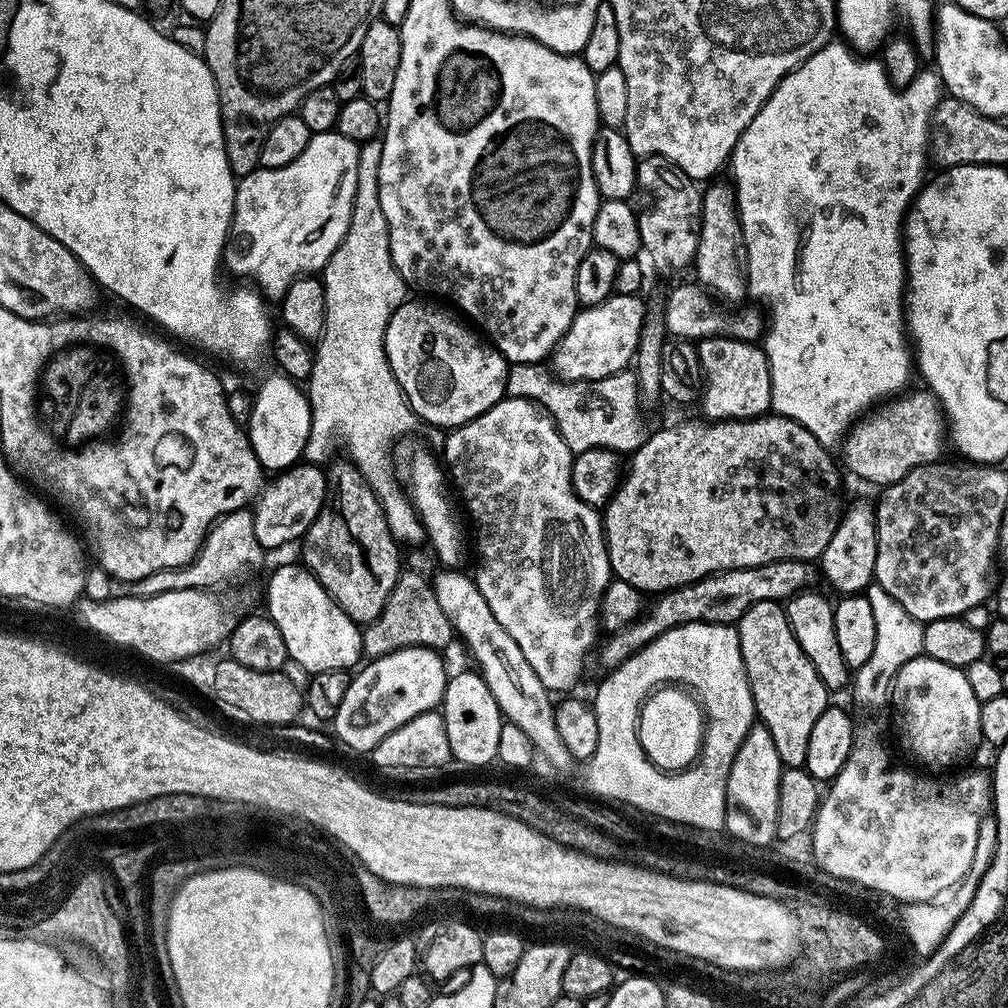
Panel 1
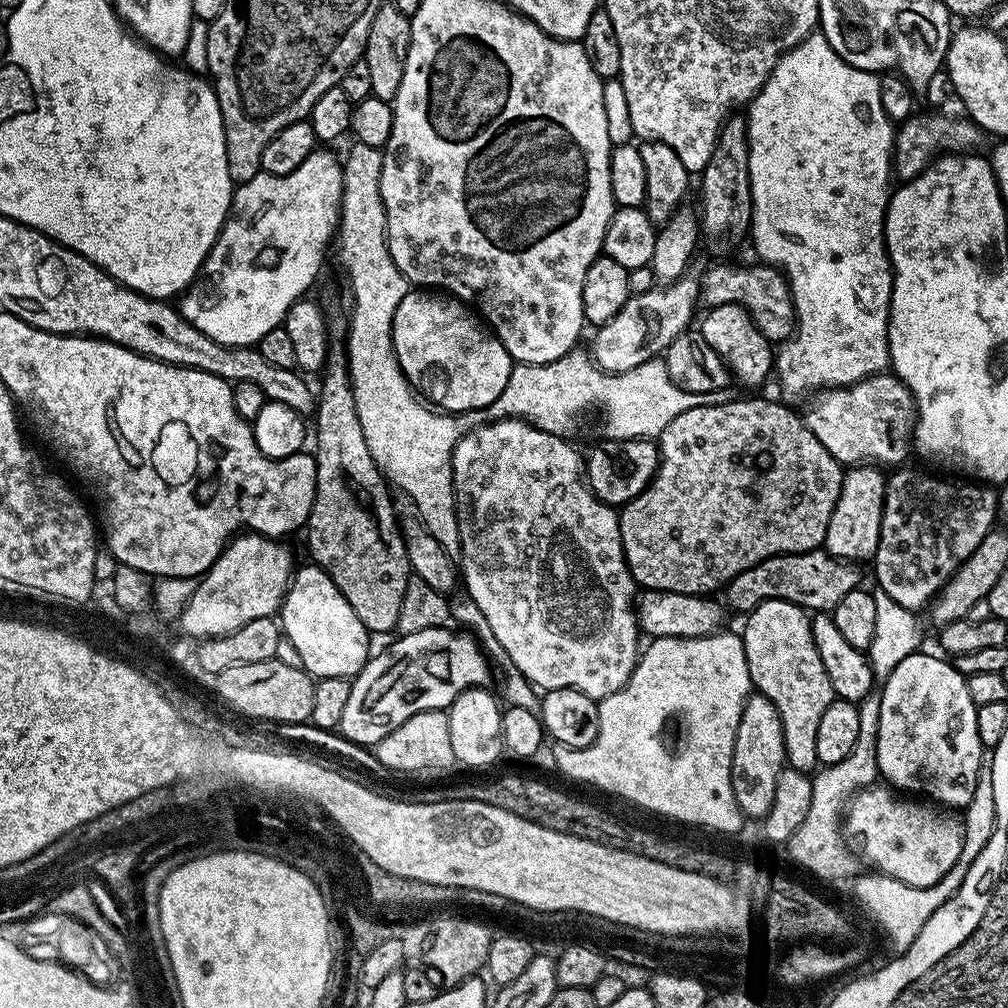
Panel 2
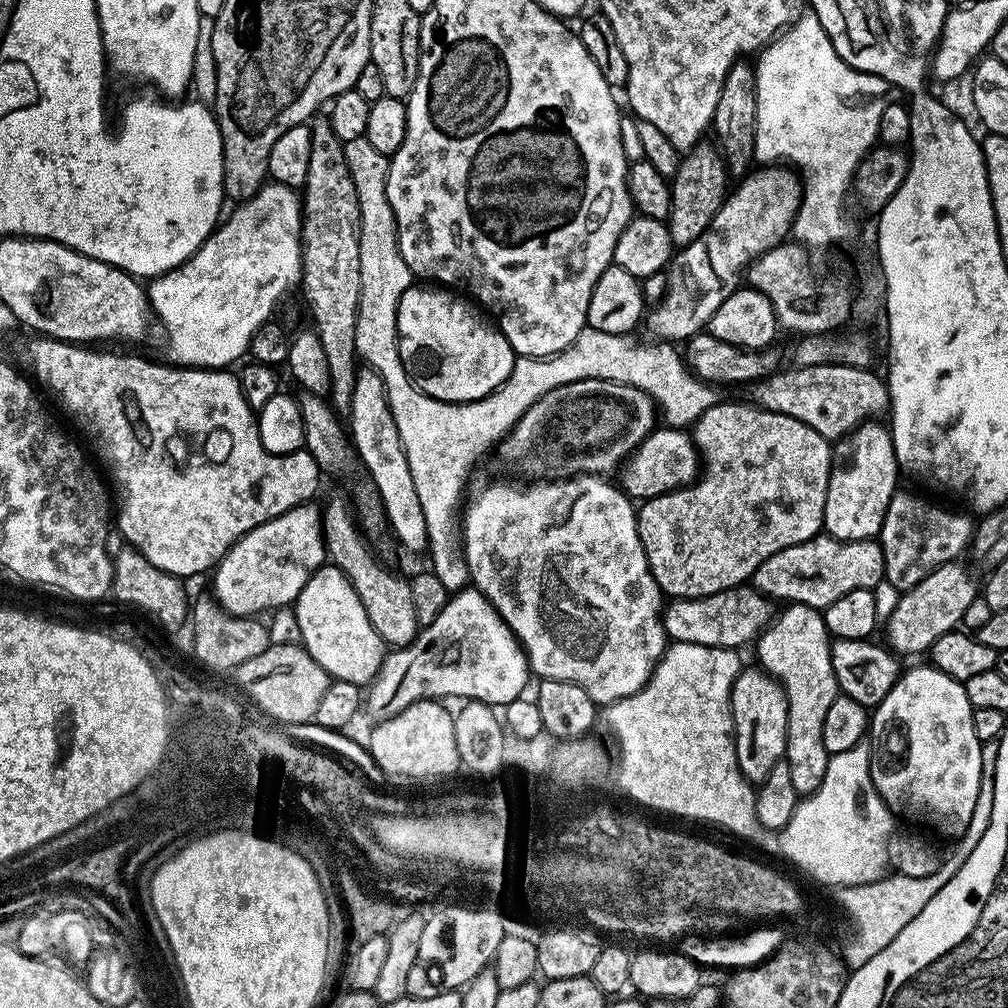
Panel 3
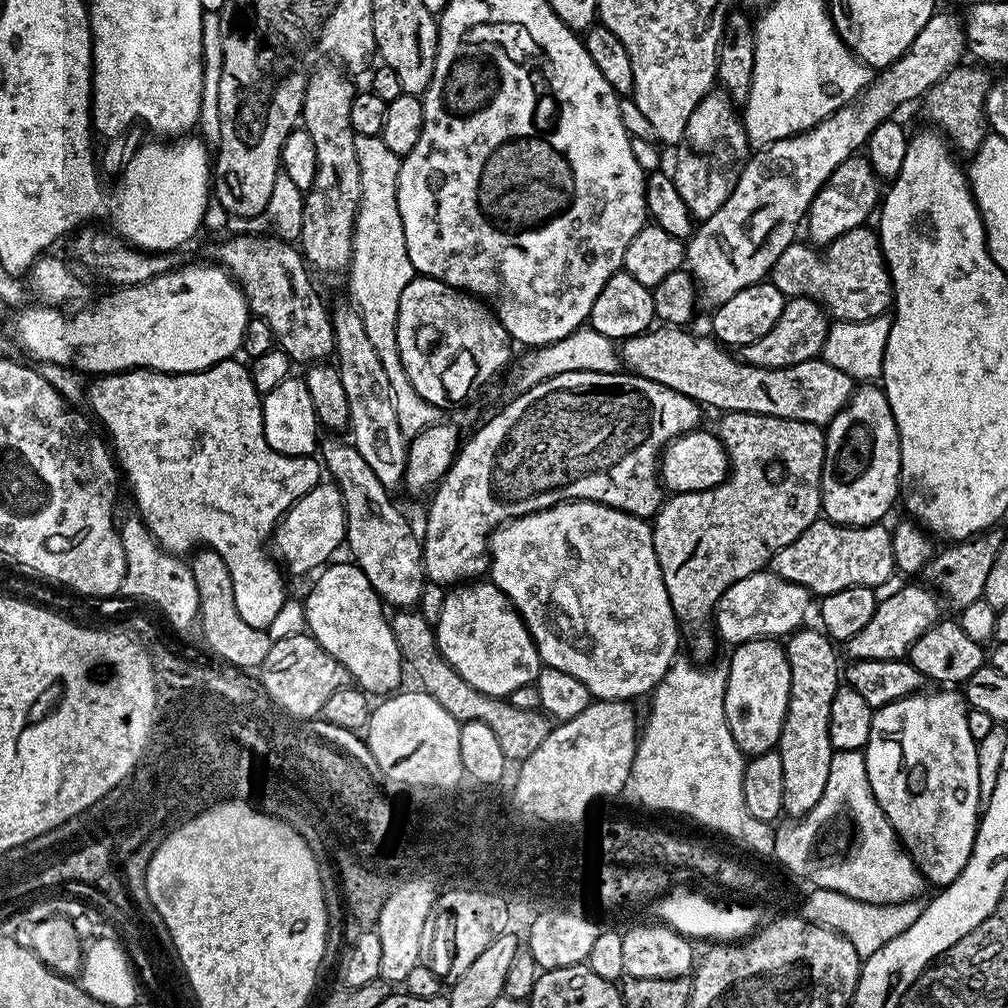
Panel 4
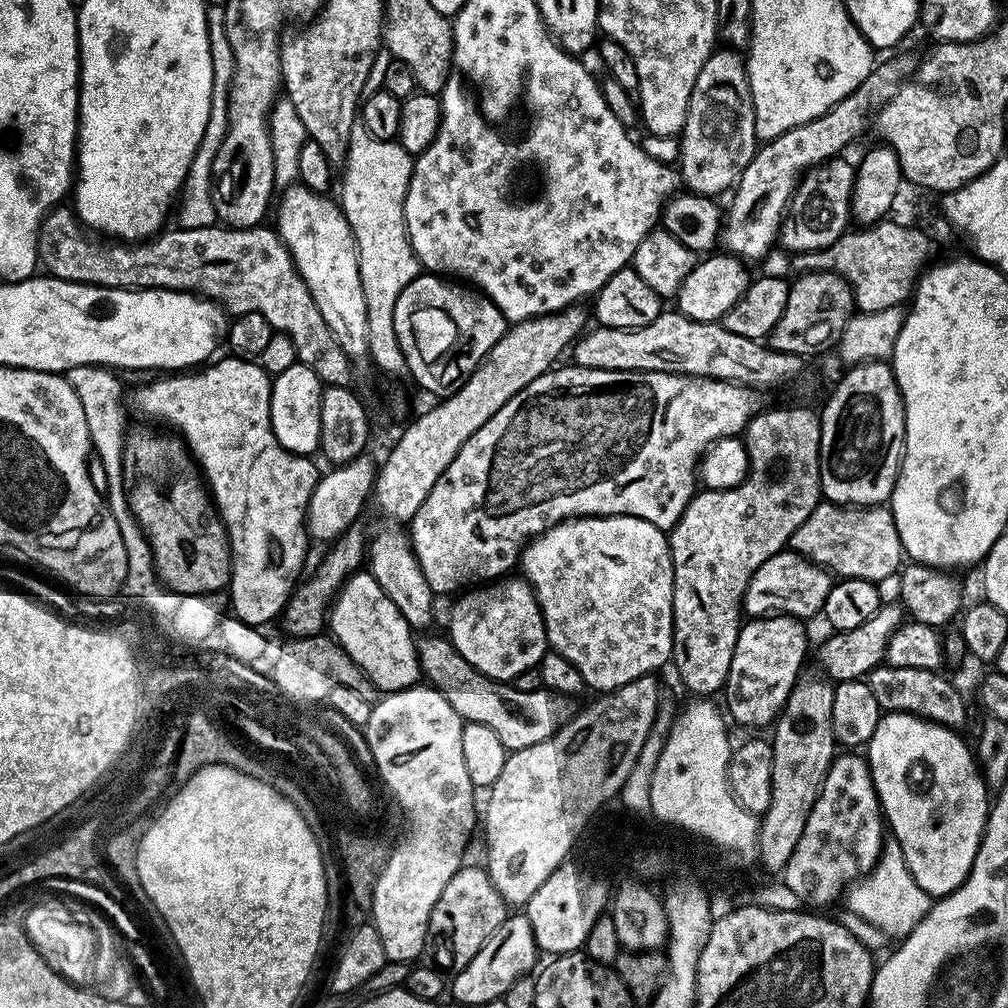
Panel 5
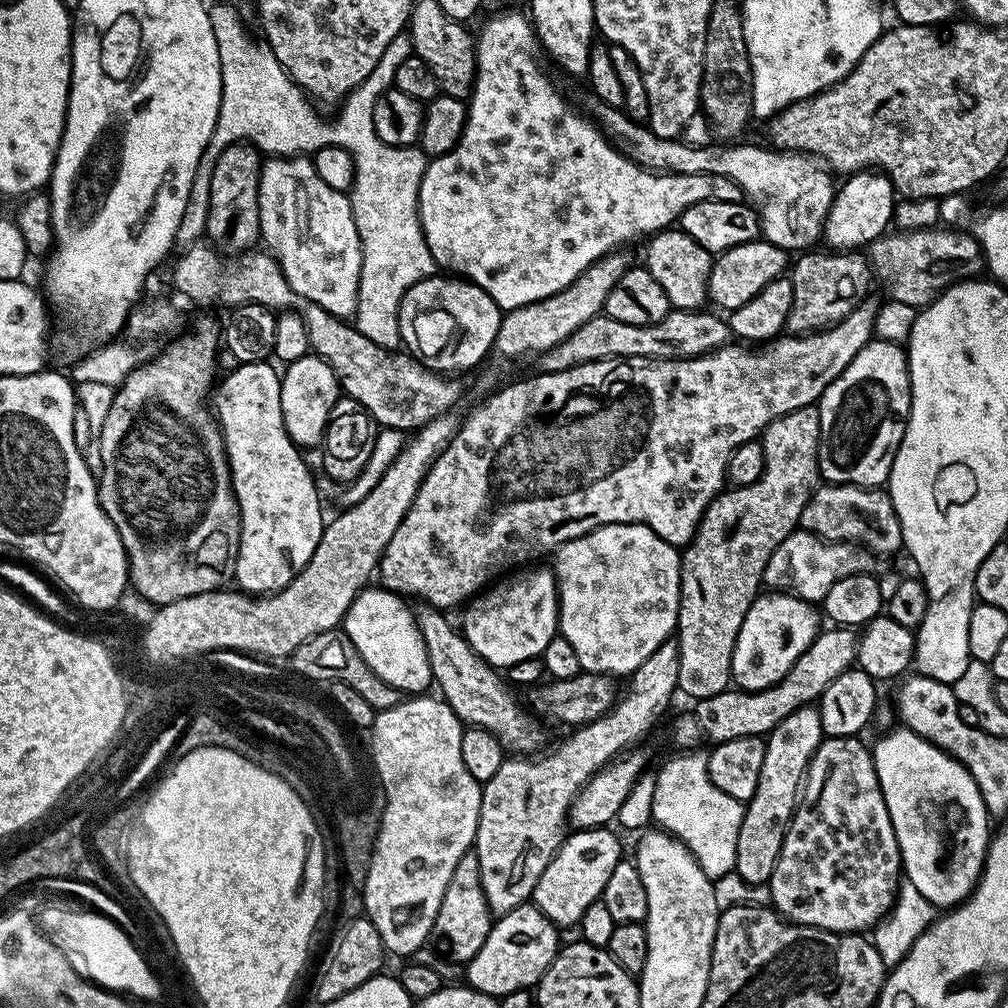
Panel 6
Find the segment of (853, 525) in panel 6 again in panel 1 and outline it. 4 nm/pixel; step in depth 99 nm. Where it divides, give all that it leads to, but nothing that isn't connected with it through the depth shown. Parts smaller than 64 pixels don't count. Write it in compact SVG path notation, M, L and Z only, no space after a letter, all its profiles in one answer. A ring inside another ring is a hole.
M783 560L782 562L770 562L763 564L757 568L739 568L738 570L730 570L729 572L718 572L715 576L708 576L705 580L700 580L696 584L687 584L681 588L672 588L668 592L659 593L655 597L656 600L647 605L641 612L637 620L633 620L631 624L625 624L624 627L615 629L608 637L603 637L602 643L598 648L598 656L600 652L600 664L604 670L611 670L622 666L622 662L626 662L645 648L647 644L654 638L658 638L666 630L677 628L683 624L730 624L735 625L741 618L742 614L746 614L746 610L750 610L750 606L754 606L758 602L786 602L798 593L805 591L809 587L808 584L812 580L813 565L807 560Z

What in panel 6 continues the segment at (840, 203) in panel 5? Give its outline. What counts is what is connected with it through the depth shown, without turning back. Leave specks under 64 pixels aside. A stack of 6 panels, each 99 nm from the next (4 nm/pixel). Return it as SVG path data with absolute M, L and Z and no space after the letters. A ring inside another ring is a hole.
M588 94L585 95L583 111L594 121L597 128L604 133L605 140L616 148L622 155L634 162L640 168L645 168L647 172L669 172L670 174L702 174L703 172L713 172L729 176L735 184L743 188L747 197L754 196L758 200L764 200L758 204L758 215L760 218L760 230L763 239L770 241L774 246L784 249L792 254L797 250L808 250L812 244L821 239L824 235L824 223L827 215L830 214L831 204L835 200L838 189L837 181L834 182L834 173L821 156L813 156L807 152L790 152L787 150L773 150L771 147L759 148L756 144L740 144L732 142L729 148L714 148L715 146L700 147L690 145L683 139L662 138L655 136L647 123L639 120L632 120L623 108L606 106L602 98Z

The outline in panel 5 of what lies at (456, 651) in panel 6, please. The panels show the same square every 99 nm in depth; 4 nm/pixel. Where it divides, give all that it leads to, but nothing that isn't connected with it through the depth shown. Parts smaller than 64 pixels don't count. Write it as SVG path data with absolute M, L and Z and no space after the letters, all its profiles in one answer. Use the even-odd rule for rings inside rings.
M388 526L366 544L366 568L371 572L378 586L386 590L386 598L398 606L402 618L414 630L428 630L432 623L433 591L430 582L426 582L426 574L422 574L418 558L412 550L412 542L407 531L399 532L399 527ZM424 628L424 629L420 629Z

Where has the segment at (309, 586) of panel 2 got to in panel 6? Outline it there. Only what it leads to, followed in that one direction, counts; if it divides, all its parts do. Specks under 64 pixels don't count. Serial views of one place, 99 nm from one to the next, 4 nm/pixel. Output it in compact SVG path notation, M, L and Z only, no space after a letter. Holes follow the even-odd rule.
M369 586L354 598L342 621L342 630L350 638L350 642L358 646L358 654L362 654L366 666L370 666L370 670L374 670L378 678L390 682L390 686L394 686L402 694L424 694L434 684L430 658L426 654L426 642L422 642L422 634L416 625L413 609L410 604L408 608L407 603L409 604L409 601L403 595L390 592L383 586Z

